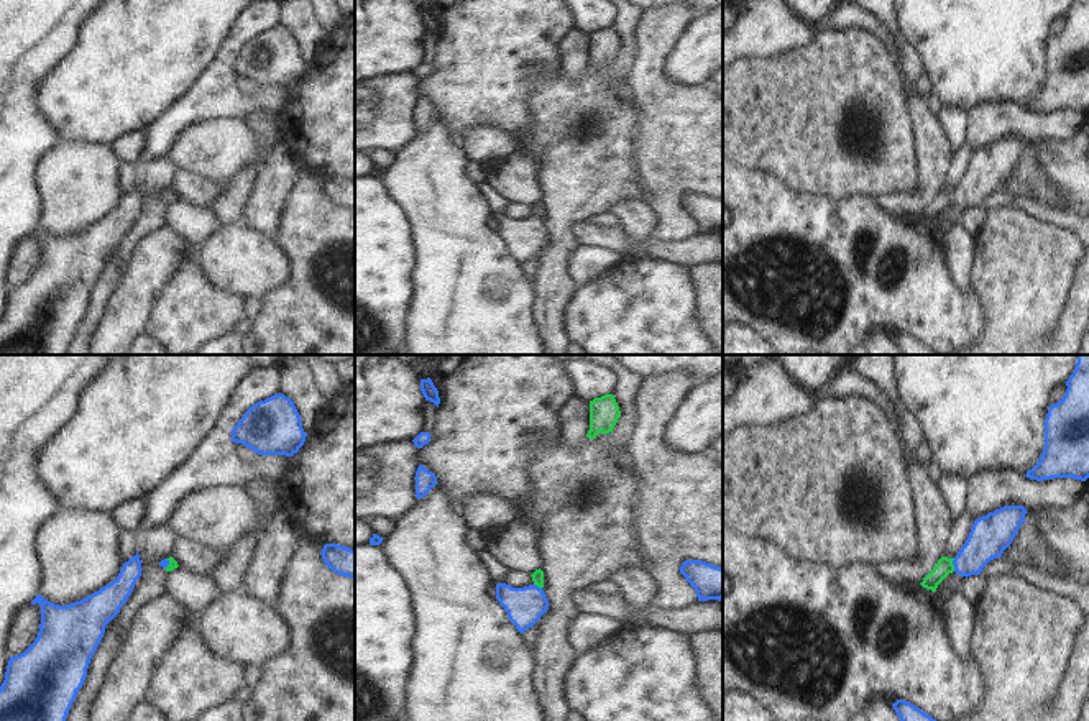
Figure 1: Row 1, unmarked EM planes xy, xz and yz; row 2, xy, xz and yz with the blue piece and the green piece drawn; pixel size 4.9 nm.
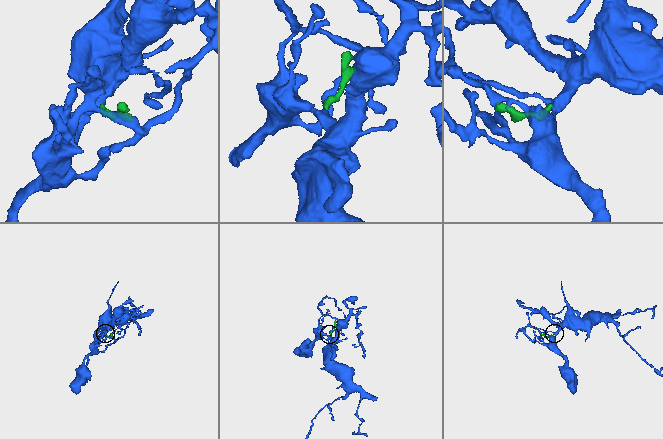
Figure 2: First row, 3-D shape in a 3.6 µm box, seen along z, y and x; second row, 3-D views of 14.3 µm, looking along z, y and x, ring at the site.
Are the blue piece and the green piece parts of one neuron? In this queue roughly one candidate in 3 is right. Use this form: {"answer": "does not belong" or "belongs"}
{"answer": "belongs"}

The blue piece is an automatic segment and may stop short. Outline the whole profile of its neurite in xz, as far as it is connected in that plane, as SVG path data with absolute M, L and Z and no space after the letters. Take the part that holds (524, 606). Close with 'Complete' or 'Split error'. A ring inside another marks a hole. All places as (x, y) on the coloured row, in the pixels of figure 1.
M539 568L531 576L534 583L524 588L512 588L506 583L496 585L496 599L521 634L532 627L549 609L549 601L542 590L544 572Z. Split error.

